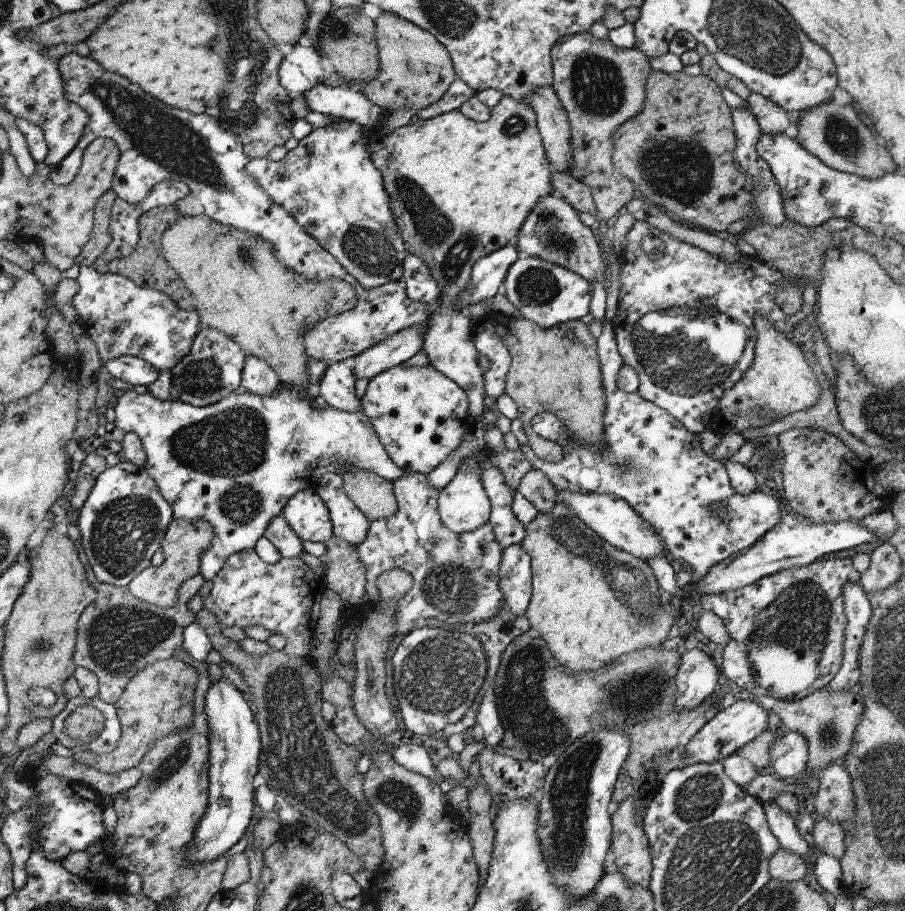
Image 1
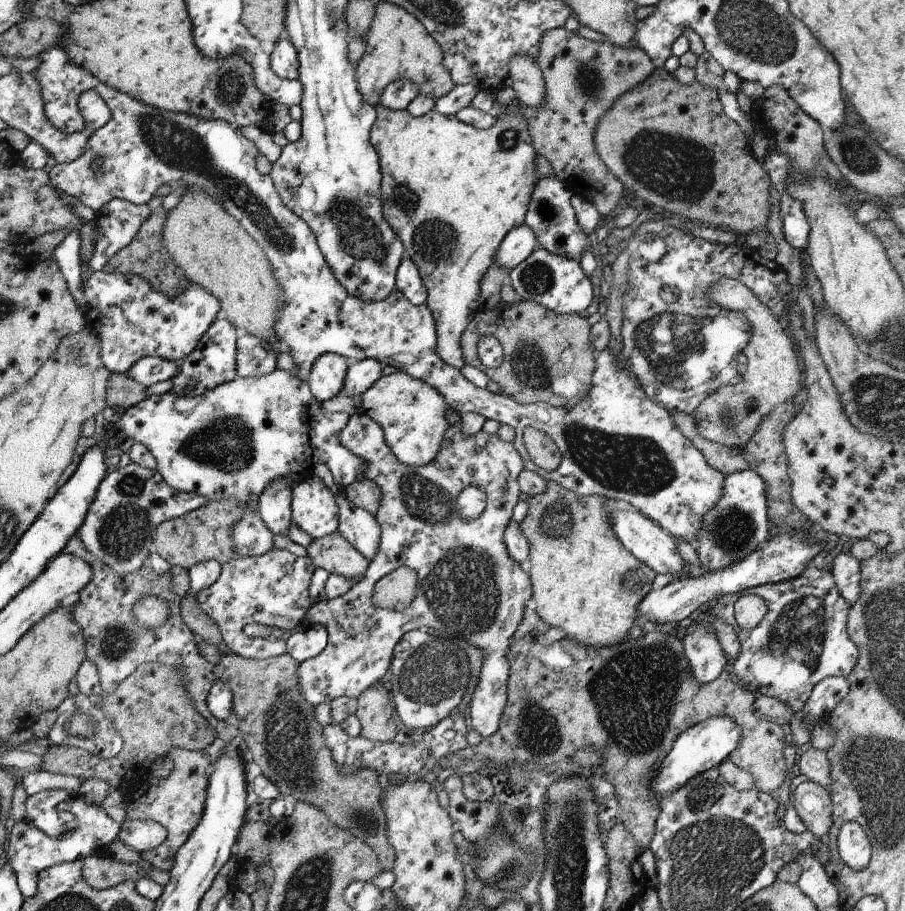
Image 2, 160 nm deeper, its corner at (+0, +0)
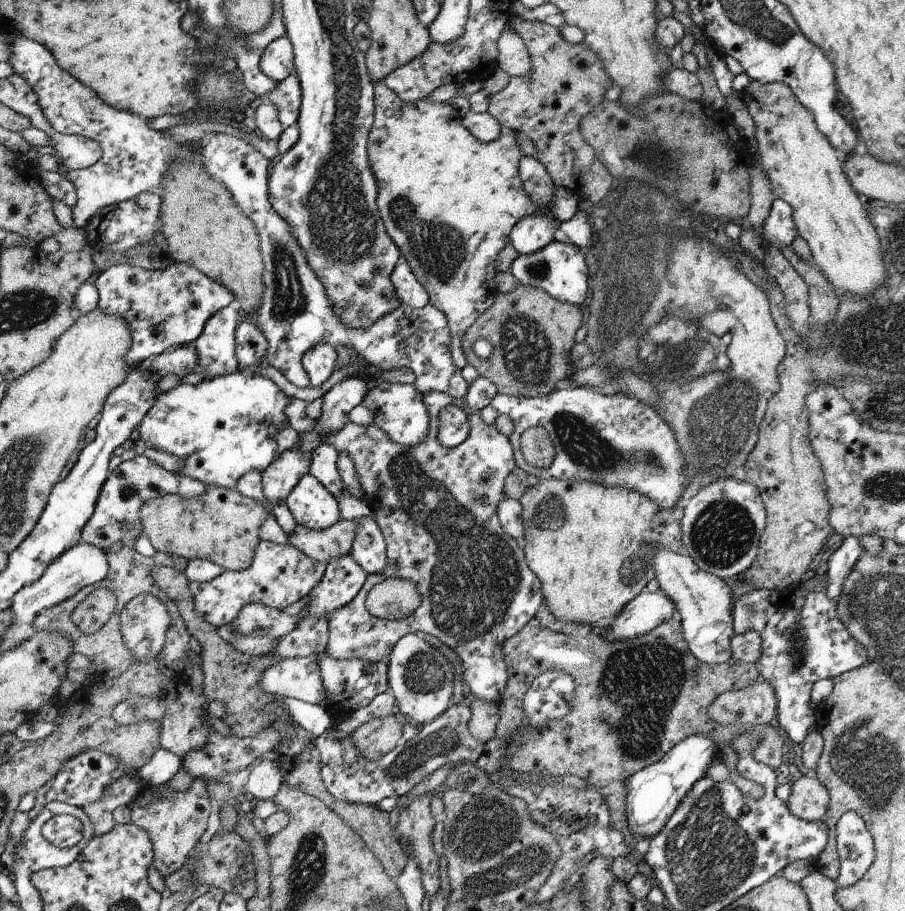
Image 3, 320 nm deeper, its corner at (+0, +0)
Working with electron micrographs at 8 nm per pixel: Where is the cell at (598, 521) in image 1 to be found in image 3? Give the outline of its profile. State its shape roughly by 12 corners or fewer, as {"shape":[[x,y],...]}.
{"shape":[[656,551],[662,591],[691,653],[732,658],[731,582],[687,554]]}

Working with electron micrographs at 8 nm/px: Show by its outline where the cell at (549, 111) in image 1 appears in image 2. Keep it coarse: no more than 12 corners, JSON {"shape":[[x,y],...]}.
{"shape":[[520,53],[510,62],[508,85],[529,107],[543,105],[539,64]]}

